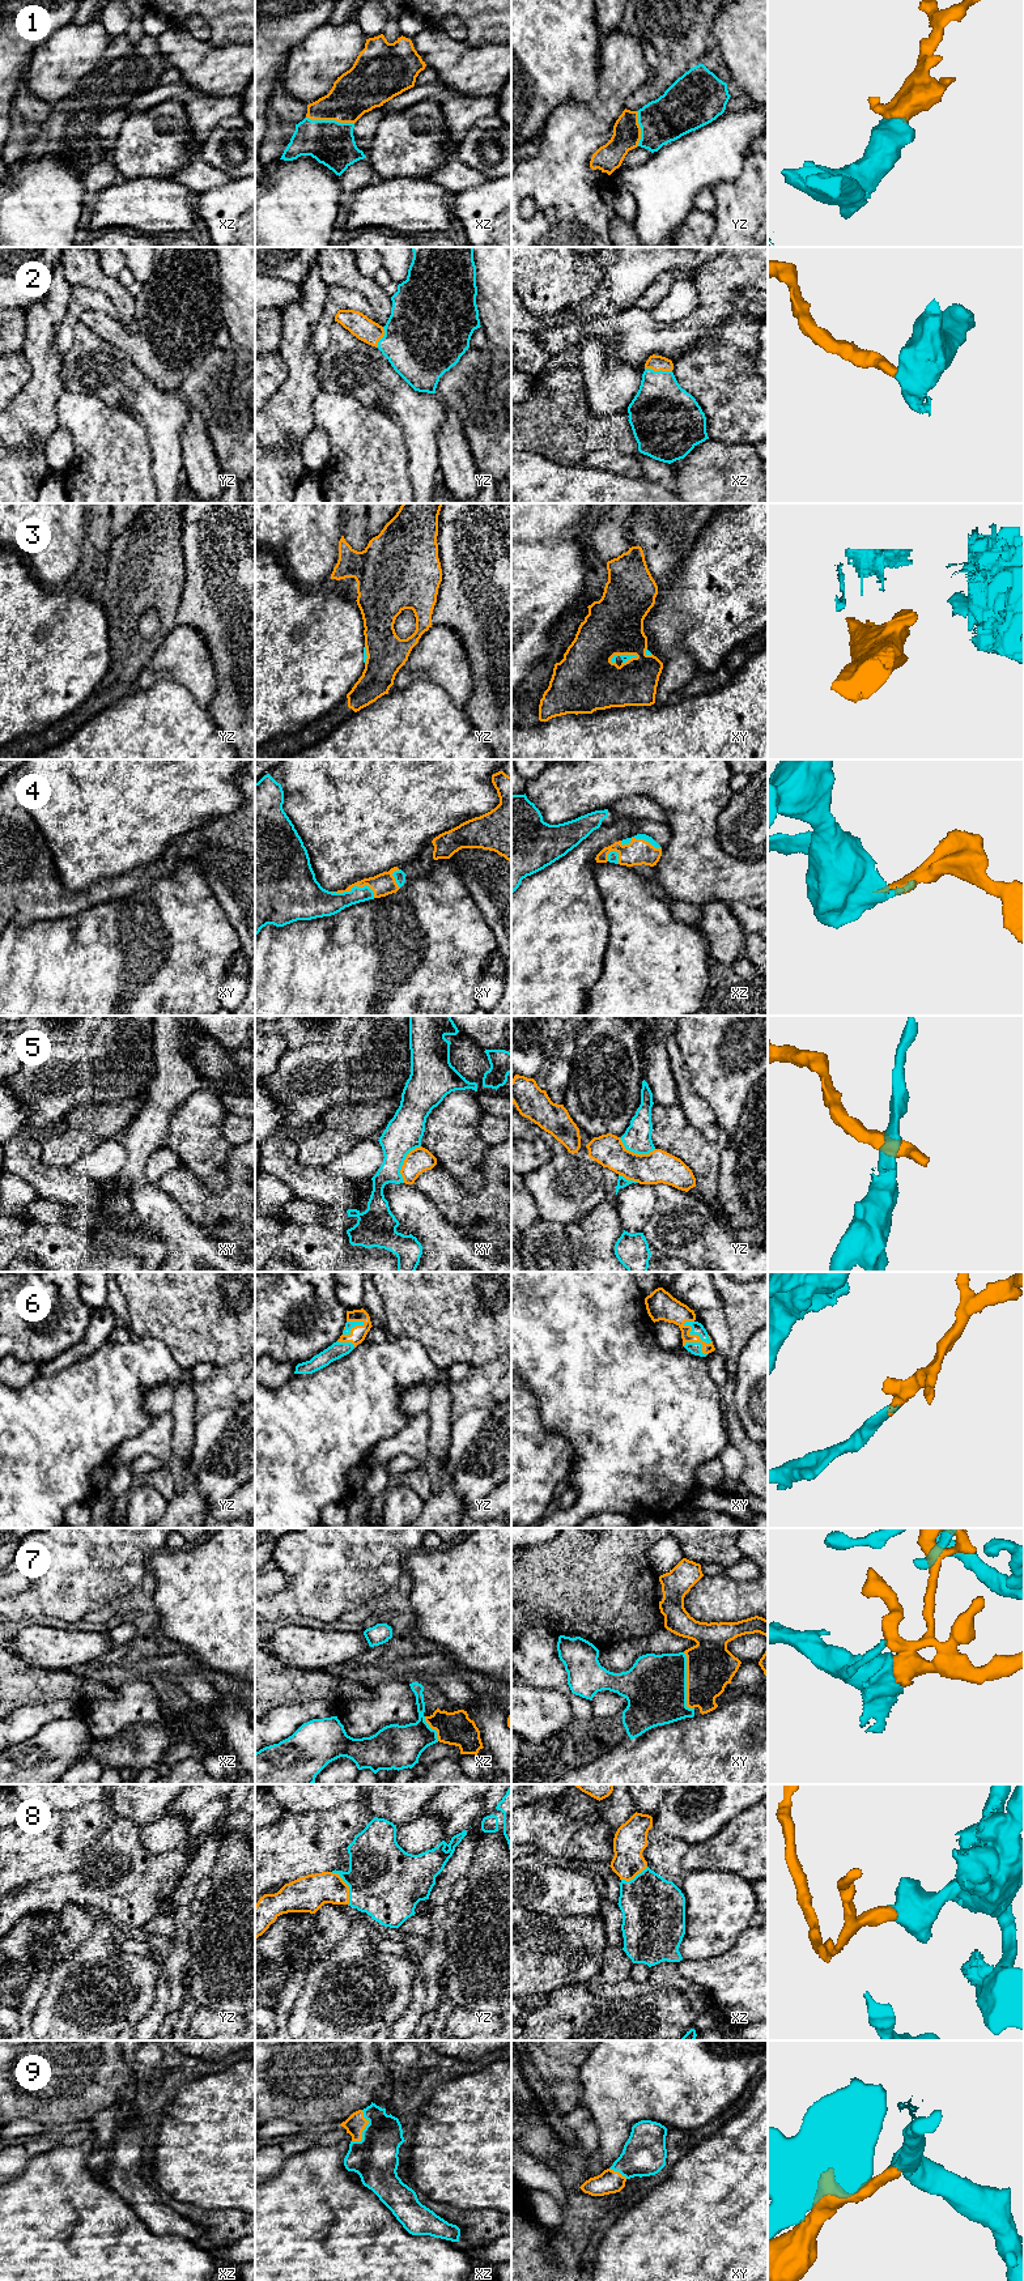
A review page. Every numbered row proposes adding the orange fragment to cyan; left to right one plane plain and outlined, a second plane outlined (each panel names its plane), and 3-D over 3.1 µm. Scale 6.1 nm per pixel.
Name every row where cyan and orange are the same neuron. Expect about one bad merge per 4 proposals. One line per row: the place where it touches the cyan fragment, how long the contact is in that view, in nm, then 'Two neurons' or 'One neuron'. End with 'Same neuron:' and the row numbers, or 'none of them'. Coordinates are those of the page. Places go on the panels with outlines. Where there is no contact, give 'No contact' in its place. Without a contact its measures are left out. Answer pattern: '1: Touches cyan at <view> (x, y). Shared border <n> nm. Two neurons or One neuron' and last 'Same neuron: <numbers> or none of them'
1: Touches cyan at xz (330, 120). Shared border 300 nm. One neuron
2: Touches cyan at xz (658, 371). Shared border 170 nm. One neuron
3: Touches cyan at xy (623, 655). Shared border 180 nm. Two neurons
4: Touches cyan at xy (355, 886). Shared border 280 nm. One neuron
5: Touches cyan at xy (403, 1162). Shared border 260 nm. Two neurons
6: Touches cyan at xy (696, 1333). Shared border 260 nm. One neuron
7: Touches cyan at xy (685, 1682). Shared border 360 nm. One neuron
8: Touches cyan at yz (348, 1885). Shared border 240 nm. One neuron
9: Touches cyan at xz (364, 2130). Shared border 220 nm. One neuron
Same neuron: 1, 2, 4, 6, 7, 8, 9

